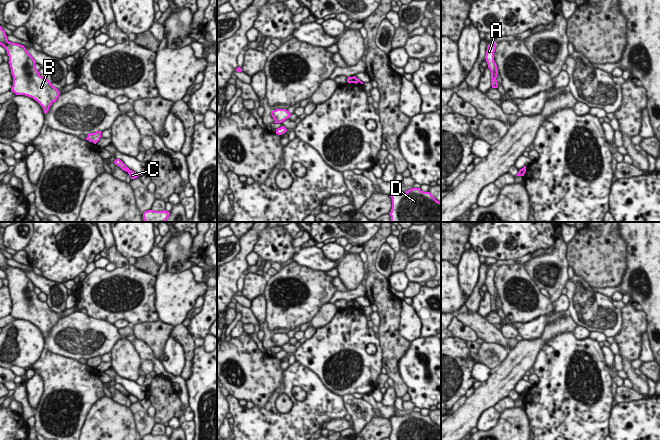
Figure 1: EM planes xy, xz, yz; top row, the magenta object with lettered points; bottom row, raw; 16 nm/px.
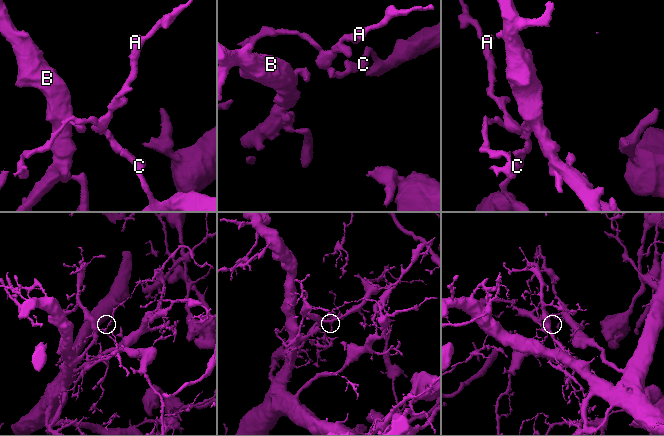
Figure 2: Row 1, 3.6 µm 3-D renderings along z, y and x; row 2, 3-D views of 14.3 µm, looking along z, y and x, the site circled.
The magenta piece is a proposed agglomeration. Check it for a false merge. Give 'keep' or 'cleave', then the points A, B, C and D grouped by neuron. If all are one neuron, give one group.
cleave; groups A B D / C

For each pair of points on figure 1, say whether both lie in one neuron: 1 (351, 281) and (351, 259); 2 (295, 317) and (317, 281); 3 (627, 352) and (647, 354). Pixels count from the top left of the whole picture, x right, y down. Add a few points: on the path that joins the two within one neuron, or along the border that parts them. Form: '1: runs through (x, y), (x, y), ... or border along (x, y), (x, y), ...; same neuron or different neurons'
1: runs through (351, 276), (351, 264); same neuron
2: runs through (301, 308), (311, 295), (311, 290); same neuron
3: border along (646, 333), (642, 338), (642, 350), (639, 357); different neurons

